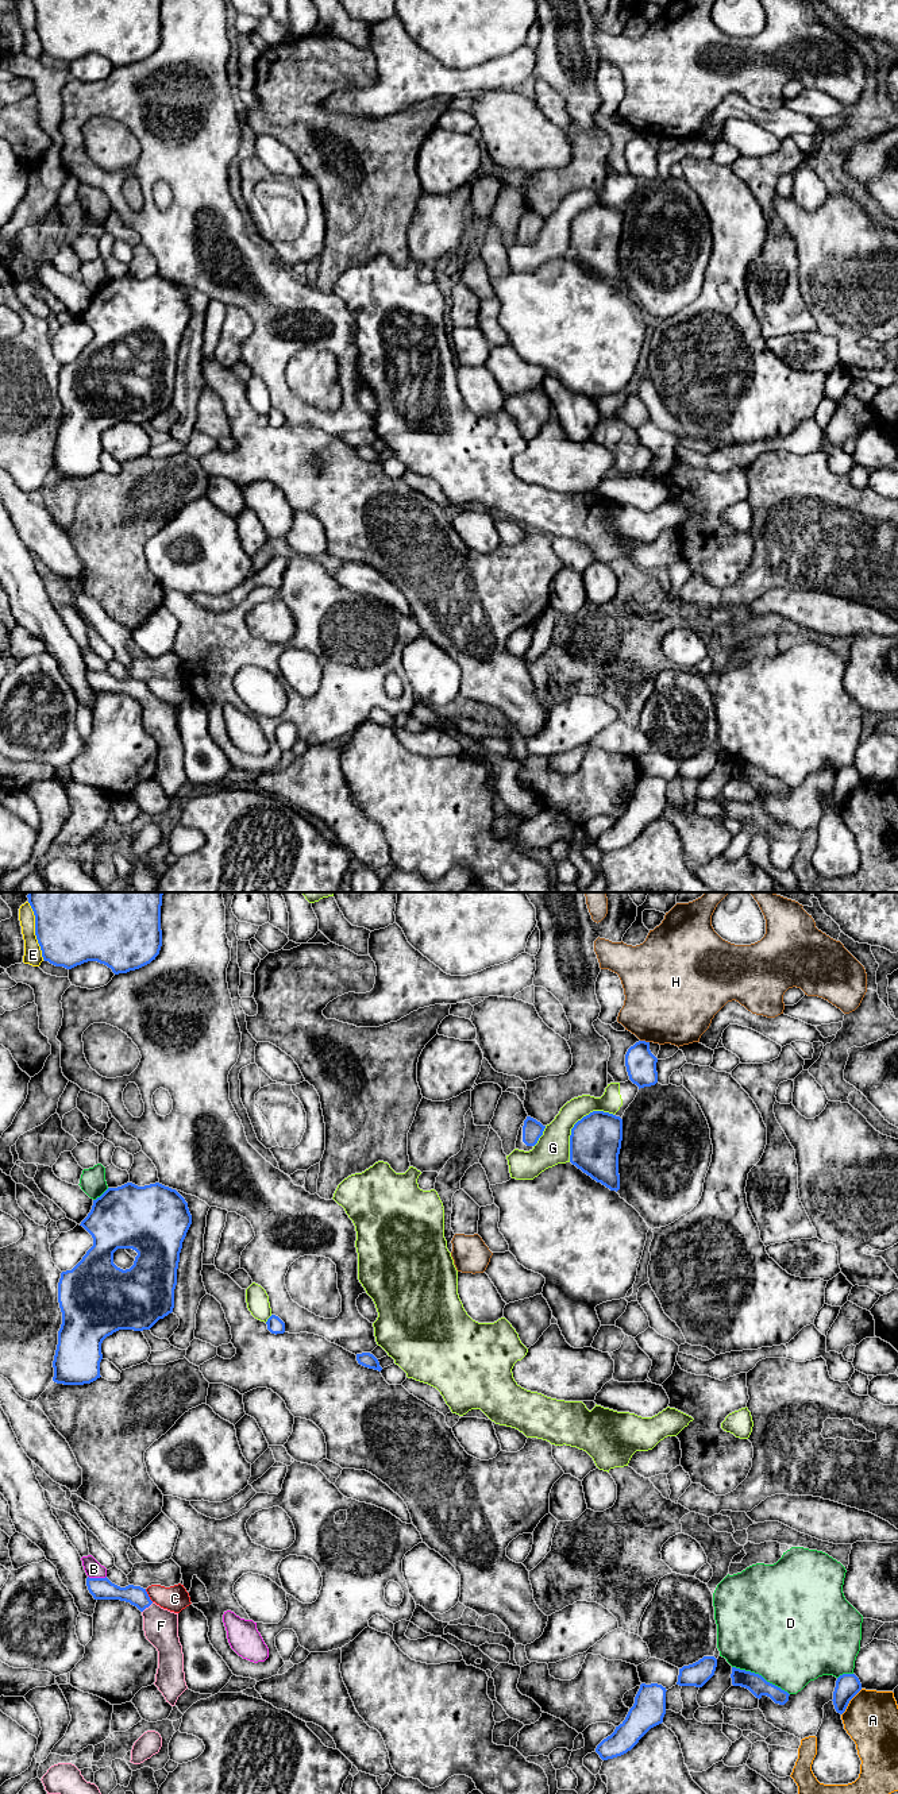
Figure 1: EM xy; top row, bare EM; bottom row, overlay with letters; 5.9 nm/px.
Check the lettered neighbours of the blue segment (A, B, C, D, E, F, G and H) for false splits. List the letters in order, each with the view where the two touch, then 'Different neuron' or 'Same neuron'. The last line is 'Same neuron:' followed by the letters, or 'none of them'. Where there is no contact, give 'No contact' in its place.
A: Touches blue in xy. Different neuron
B: Touches blue in xy. Different neuron
C: Touches blue in xy. Different neuron
D: Touches blue in xy. Different neuron
E: Touches blue in xy. Different neuron
F: Touches blue in xy. Same neuron
G: Touches blue in xy. Different neuron
H: Touches blue in xy. Different neuron
Same neuron: F

